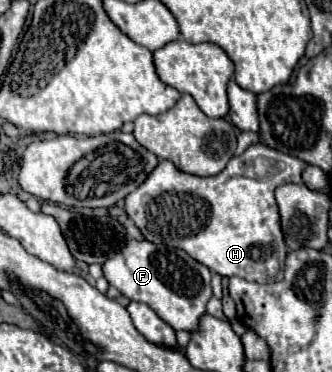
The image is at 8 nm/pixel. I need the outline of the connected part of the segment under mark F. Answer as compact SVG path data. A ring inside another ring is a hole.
M132 240L118 252L118 256L104 262L104 278L110 286L118 288L124 296L136 302L144 302L158 316L168 322L174 330L196 332L200 318L206 312L206 302L212 298L210 272L204 264L196 262L182 250L174 250L162 244L152 244L148 240Z

